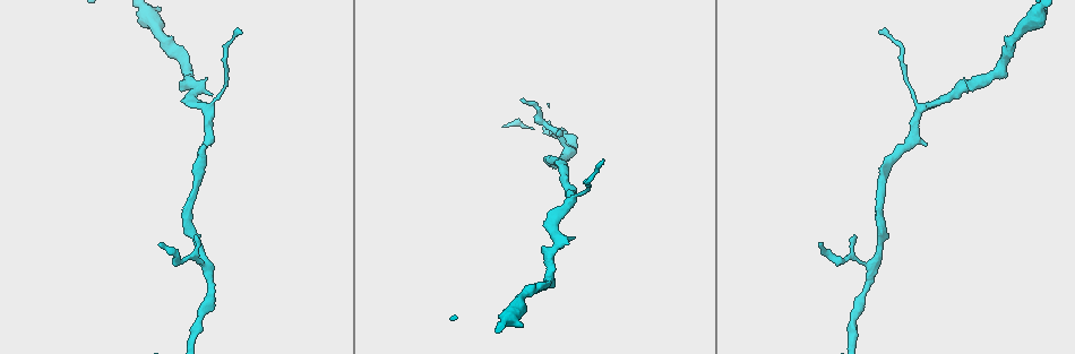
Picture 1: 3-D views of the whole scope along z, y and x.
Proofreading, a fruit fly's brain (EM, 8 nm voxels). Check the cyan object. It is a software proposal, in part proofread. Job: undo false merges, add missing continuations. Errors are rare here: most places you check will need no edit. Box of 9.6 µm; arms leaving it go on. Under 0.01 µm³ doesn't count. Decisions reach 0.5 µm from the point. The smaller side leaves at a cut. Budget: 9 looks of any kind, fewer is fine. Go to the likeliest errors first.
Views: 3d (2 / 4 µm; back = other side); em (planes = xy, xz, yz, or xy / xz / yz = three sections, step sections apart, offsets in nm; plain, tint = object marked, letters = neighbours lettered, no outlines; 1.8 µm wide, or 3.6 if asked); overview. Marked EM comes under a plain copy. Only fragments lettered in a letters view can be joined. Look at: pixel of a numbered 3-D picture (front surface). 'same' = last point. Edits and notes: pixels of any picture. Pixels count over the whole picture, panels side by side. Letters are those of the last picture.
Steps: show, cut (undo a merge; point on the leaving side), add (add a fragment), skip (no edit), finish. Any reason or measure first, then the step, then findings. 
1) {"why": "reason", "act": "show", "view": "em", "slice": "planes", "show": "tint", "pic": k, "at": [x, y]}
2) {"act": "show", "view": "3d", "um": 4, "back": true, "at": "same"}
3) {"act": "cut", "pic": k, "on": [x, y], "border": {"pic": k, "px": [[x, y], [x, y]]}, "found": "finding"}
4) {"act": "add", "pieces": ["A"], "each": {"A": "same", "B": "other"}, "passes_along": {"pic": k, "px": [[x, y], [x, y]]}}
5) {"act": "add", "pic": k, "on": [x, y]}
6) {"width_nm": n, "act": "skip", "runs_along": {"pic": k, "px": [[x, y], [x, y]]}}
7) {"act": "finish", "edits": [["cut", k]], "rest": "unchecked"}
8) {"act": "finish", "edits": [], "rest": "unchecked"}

{"why": "end of a long branch", "act": "show", "view": "em", "um": 3.6, "slice": "planes", "show": "letters", "pic": 1, "at": [602, 159]}

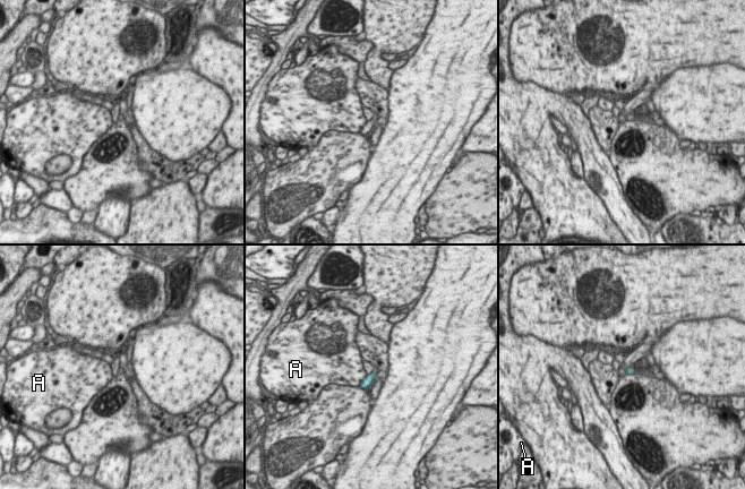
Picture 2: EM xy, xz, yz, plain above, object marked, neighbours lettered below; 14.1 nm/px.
{"act": "skip", "each": {"A": "other"}, "border": {"pic": 2, "px": [[367, 375], [358, 385]]}, "found": "none of them fits"}

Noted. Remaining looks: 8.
{"why": "three-way junction", "act": "show", "view": "3d", "um": 2, "pic": 1, "at": [566, 150]}

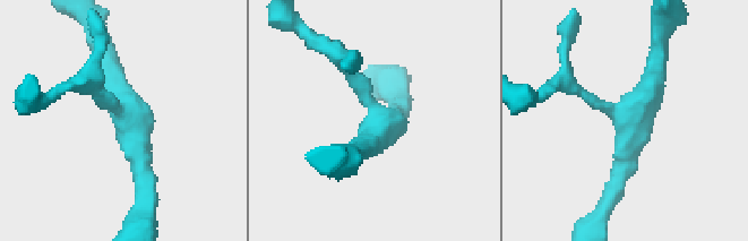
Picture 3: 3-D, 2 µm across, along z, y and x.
{"arms": 3, "act": "show", "view": "em", "slice": "planes", "show": "letters", "pic": 3, "at": [384, 121]}

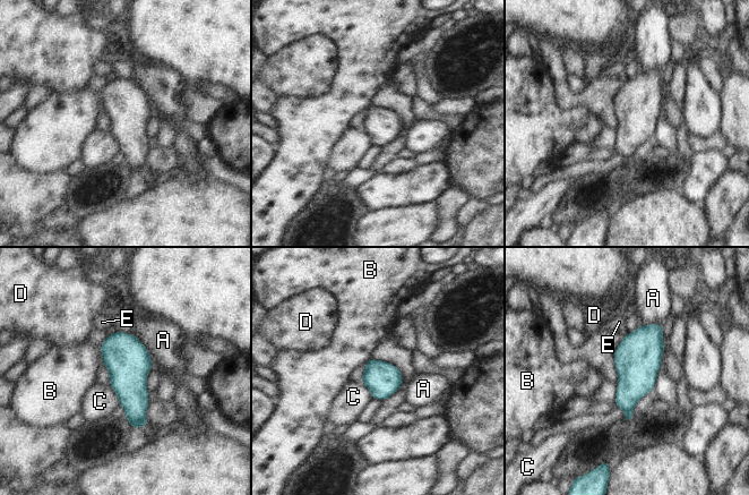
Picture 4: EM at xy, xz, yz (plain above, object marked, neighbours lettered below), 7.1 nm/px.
{"width_nm": 240, "act": "skip", "each": {"A": "other", "B": "other", "C": "other", "D": "other", "E": "other"}, "border": {"pic": 4, "px": [[109, 385], [120, 403]]}, "found": "one neuron here"}

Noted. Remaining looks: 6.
{"act": "show", "view": "em", "slice": "yz", "step": 4, "show": "tint", "pic": 1, "at": [160, 243]}

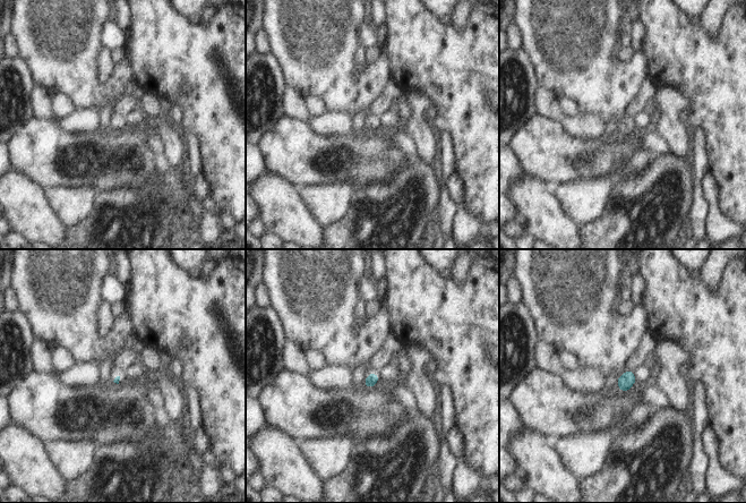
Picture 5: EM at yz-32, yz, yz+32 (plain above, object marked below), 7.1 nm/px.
{"act": "show", "view": "em", "slice": "planes", "show": "tint", "at": "same"}

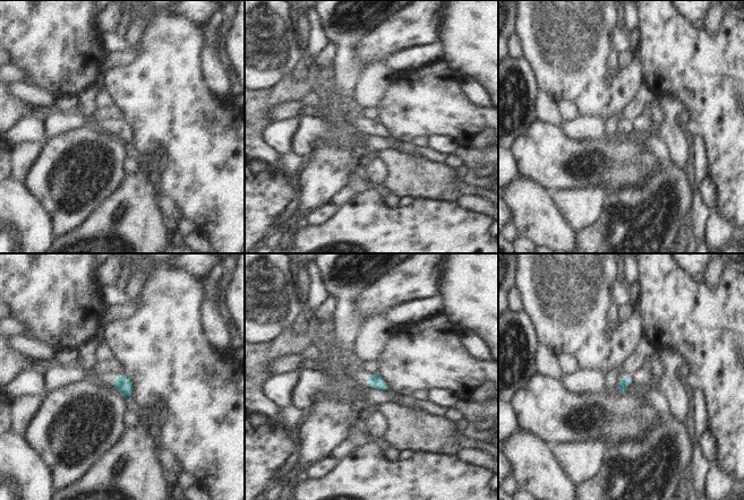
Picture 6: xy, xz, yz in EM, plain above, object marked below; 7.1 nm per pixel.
{"why": "what lies round it", "act": "show", "view": "em", "slice": "planes", "show": "letters", "at": "same"}

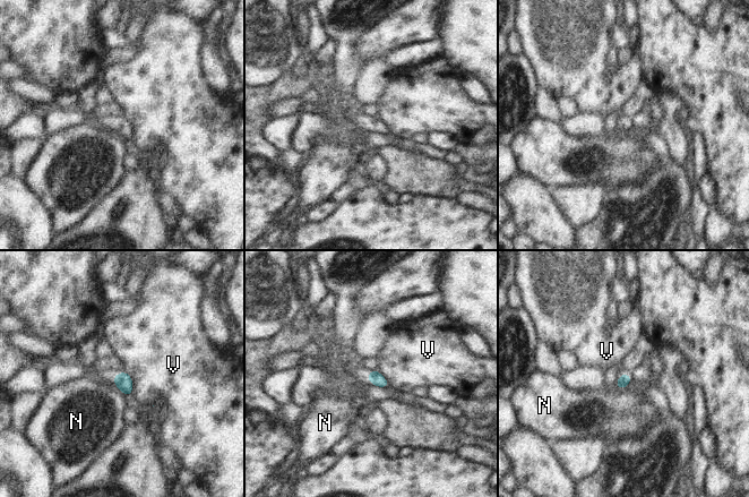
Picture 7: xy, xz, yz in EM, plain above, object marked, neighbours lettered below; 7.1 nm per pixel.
{"width_nm": 90, "act": "skip", "each": {"N": "other", "V": "other"}, "border": {"pic": 7, "px": [[121, 370], [131, 379], [129, 395]]}, "found": "none of them fits"}

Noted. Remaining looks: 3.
{"why": "sudden change in width", "act": "show", "view": "em", "um": 3.6, "slice": "planes", "show": "letters", "pic": 1, "at": [922, 112]}

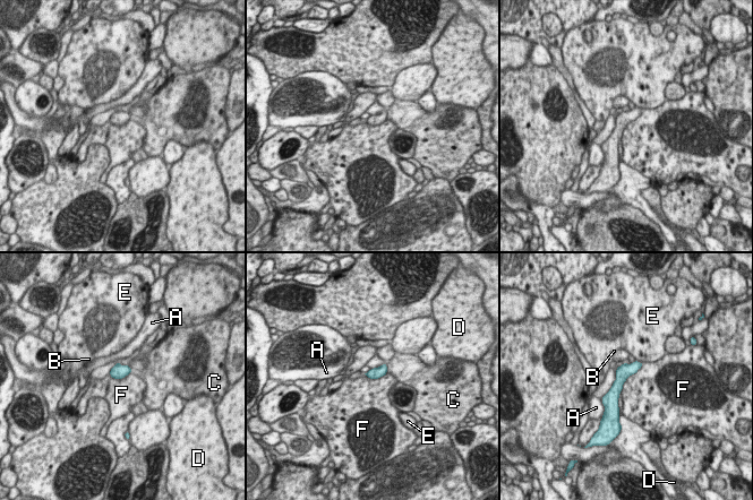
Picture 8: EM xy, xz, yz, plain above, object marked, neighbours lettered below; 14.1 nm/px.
{"act": "skip", "each": {"A": "other", "B": "other", "C": "other", "D": "other", "E": "other", "F": "other"}, "found": "all the same neuron"}

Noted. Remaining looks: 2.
{"act": "finish", "edits": [], "rest": "unchecked"}

